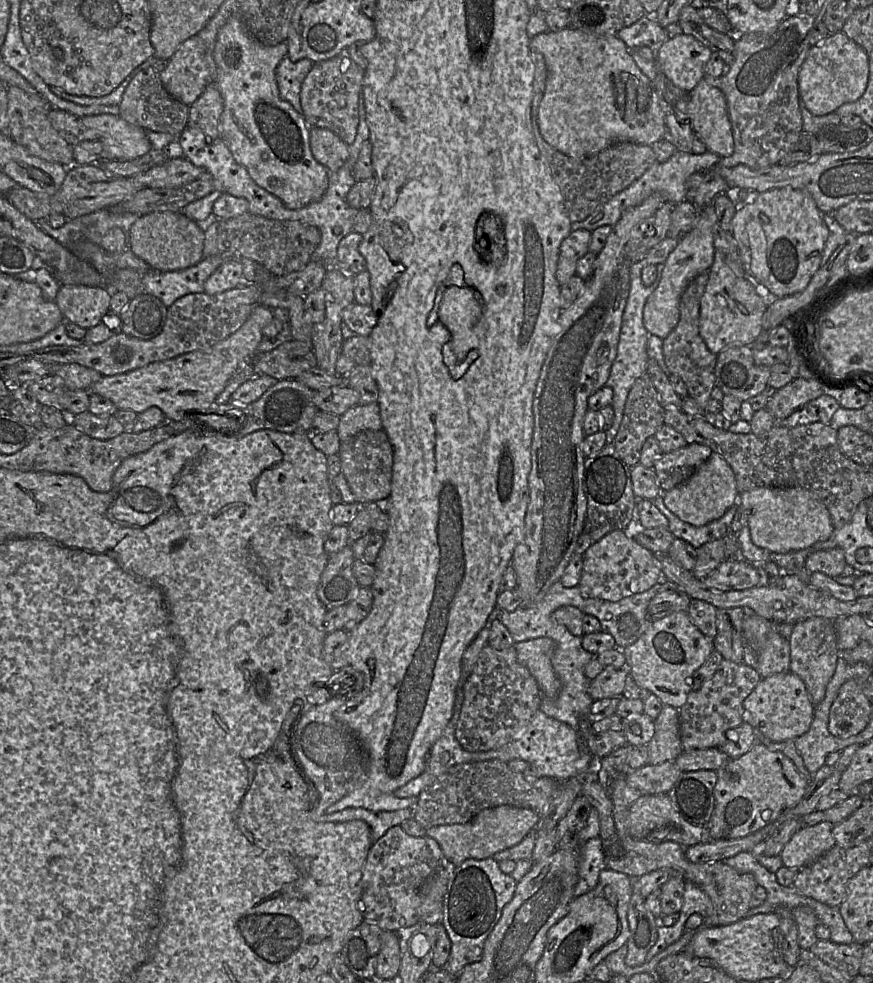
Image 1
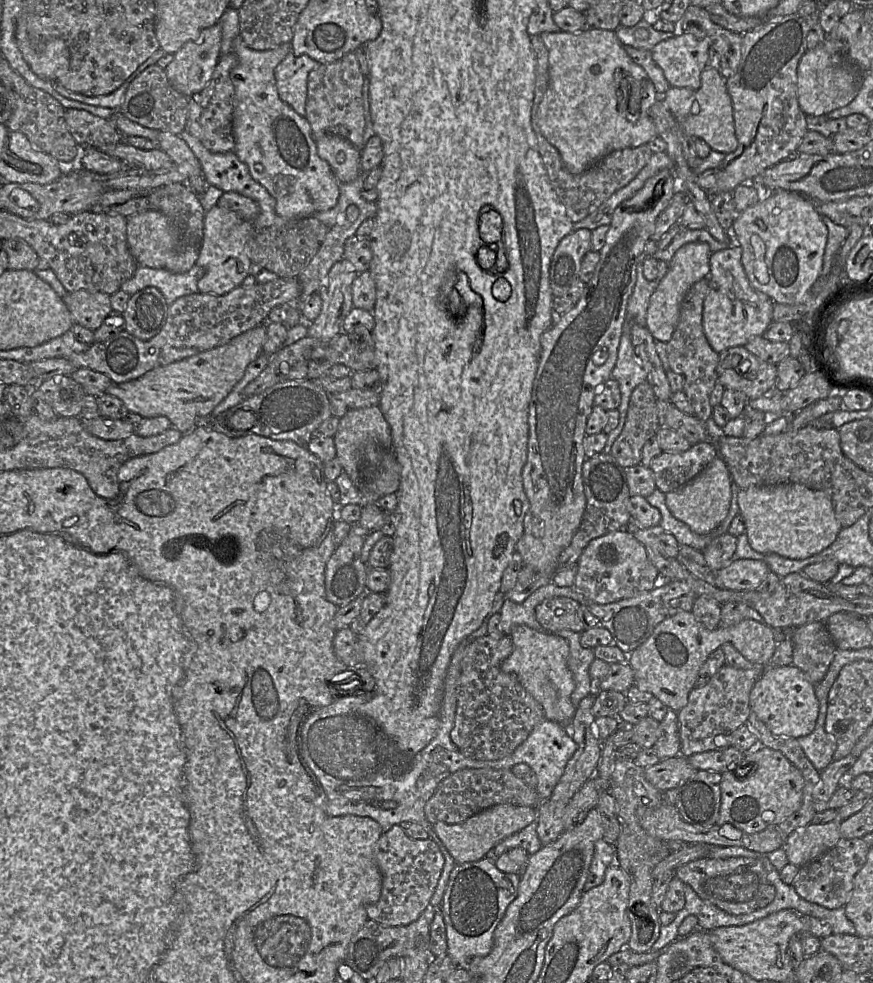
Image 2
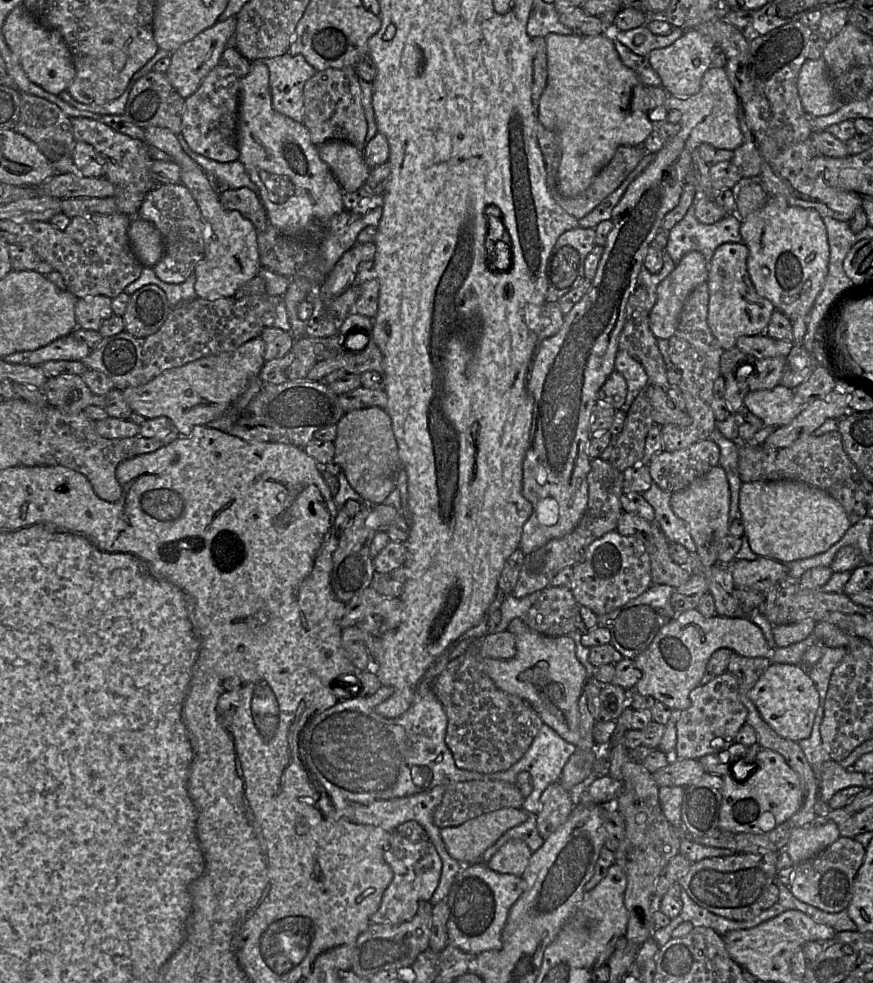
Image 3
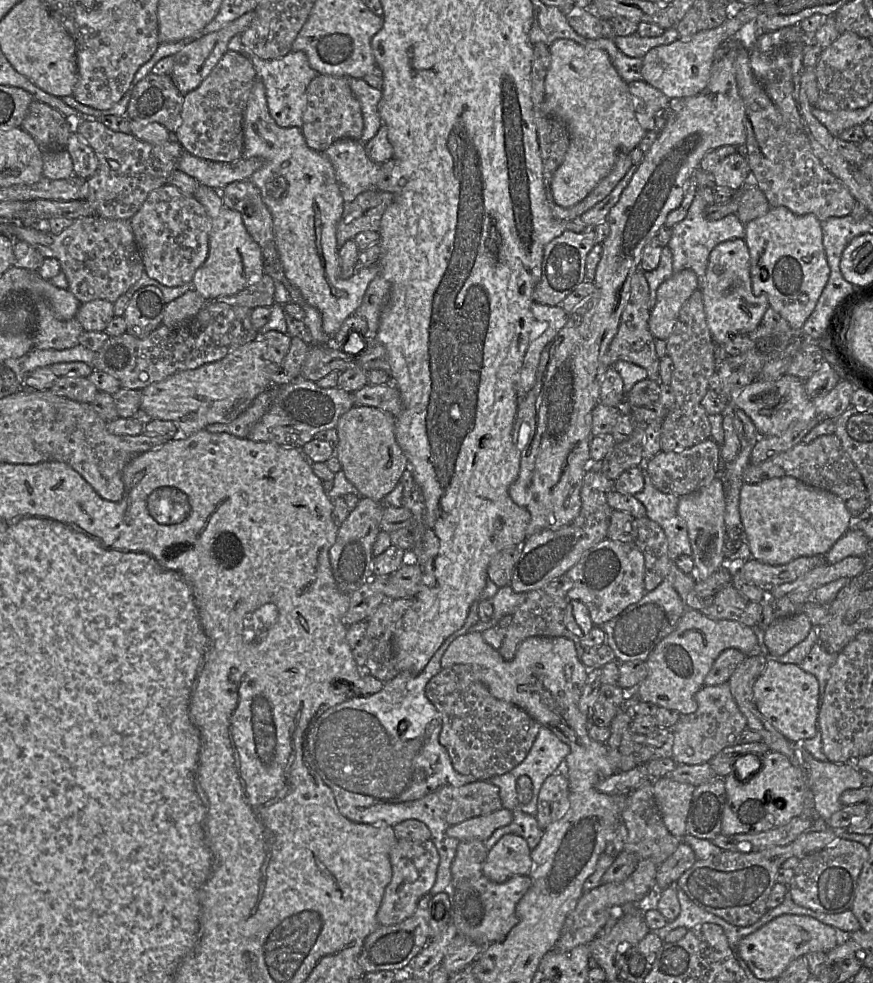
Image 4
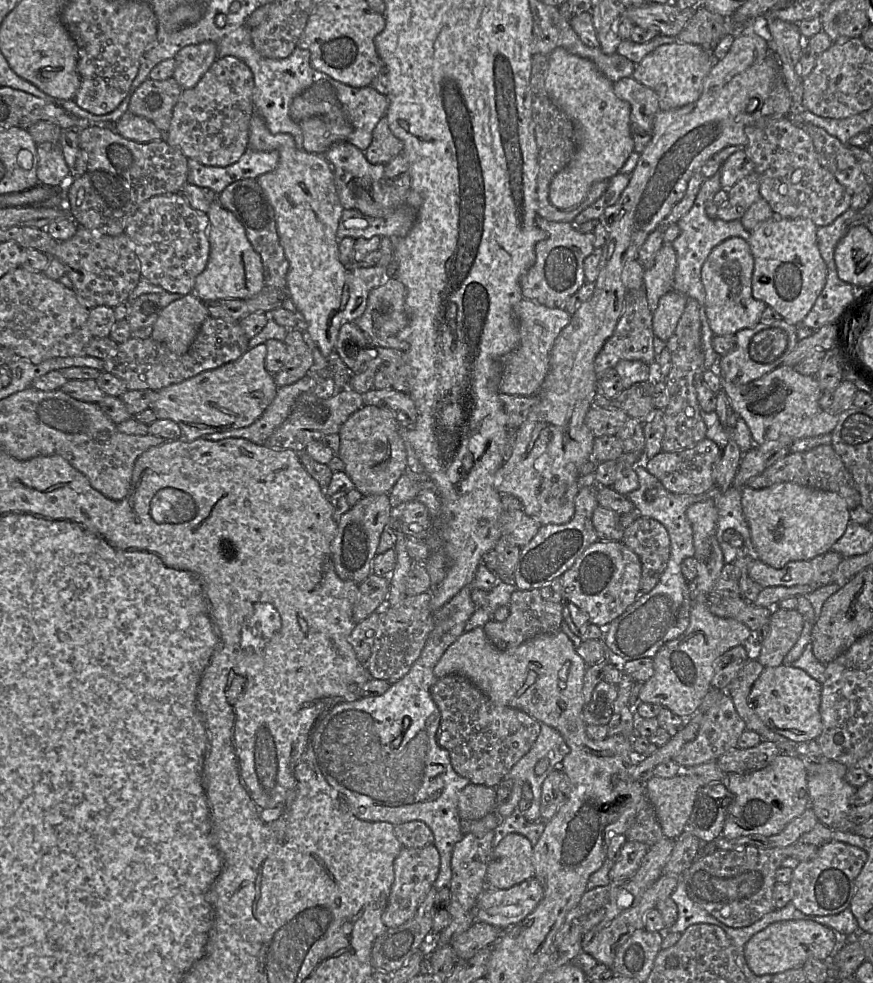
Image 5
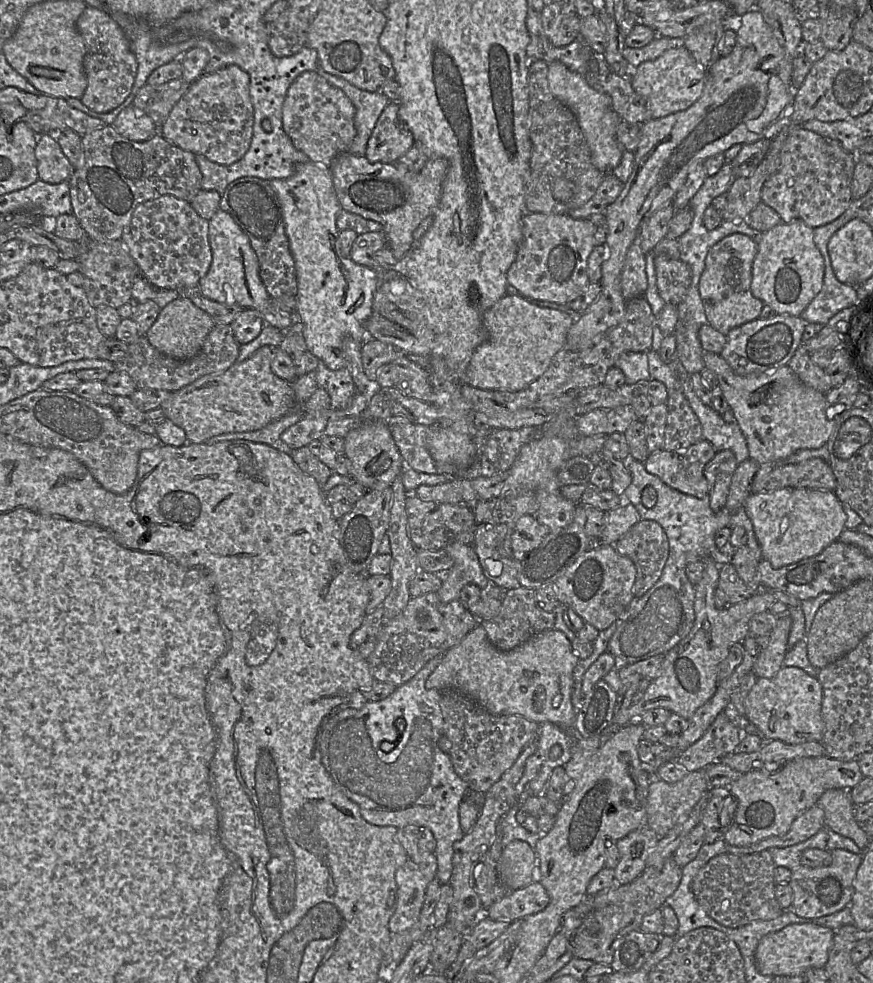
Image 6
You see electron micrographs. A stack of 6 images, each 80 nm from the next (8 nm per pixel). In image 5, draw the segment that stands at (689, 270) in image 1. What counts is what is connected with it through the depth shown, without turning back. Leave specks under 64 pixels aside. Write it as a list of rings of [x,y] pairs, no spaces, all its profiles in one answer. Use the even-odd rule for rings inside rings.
[[[675,290],[668,291],[659,299],[652,319],[655,336],[666,342],[673,335],[687,299],[686,295]]]

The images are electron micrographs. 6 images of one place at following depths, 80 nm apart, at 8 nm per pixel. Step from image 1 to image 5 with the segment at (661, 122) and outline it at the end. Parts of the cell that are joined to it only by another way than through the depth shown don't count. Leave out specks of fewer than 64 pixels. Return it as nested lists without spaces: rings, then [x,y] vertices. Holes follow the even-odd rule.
[[[557,47],[549,54],[548,65],[547,94],[573,123],[577,143],[571,161],[552,179],[549,199],[558,209],[570,210],[584,201],[593,184],[619,174],[634,151],[630,132],[631,107],[616,96],[613,82],[591,60]]]

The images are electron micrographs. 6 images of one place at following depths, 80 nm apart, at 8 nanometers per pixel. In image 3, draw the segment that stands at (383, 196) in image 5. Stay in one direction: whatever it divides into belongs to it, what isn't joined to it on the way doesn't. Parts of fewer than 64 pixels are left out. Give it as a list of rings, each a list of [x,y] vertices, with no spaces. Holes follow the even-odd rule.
[[[331,140],[318,146],[320,158],[330,167],[343,192],[352,193],[365,185],[371,168],[365,163],[363,147],[345,140]]]

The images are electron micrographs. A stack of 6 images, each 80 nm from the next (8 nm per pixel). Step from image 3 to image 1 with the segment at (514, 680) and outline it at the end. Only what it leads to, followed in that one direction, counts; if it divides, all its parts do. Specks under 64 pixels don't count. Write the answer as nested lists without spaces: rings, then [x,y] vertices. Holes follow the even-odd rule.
[[[546,637],[514,644],[519,663],[535,678],[542,696],[549,699],[557,698],[561,690],[551,662],[555,647],[556,643]]]

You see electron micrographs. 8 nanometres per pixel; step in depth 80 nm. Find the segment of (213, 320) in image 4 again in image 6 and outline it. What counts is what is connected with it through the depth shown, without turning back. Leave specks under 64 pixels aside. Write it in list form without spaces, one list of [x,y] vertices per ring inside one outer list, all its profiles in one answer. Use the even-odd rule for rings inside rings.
[[[215,324],[201,350],[190,359],[178,360],[169,357],[154,348],[146,336],[140,336],[134,343],[128,345],[127,354],[113,363],[116,371],[125,372],[133,379],[138,390],[157,389],[173,392],[202,376],[219,373],[231,367],[237,360],[240,346],[230,325]]]

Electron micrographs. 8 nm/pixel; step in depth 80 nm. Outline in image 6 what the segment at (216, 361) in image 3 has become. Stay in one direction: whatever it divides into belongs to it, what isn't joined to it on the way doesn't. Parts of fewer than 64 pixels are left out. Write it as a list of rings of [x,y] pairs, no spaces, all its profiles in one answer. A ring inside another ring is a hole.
[[[262,346],[243,362],[171,392],[160,408],[167,419],[185,431],[187,443],[203,443],[225,433],[259,430],[288,414],[296,405],[291,383],[277,377],[271,369],[272,356],[272,348]]]

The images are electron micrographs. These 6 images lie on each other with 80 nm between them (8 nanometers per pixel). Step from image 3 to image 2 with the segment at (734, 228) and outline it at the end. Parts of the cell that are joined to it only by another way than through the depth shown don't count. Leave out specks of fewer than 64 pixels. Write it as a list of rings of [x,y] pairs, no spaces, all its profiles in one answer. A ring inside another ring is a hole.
[[[678,222],[658,241],[658,249],[652,256],[657,260],[669,263],[676,251],[690,242],[706,242],[710,247],[711,253],[730,246],[739,246],[736,244],[735,237],[733,237],[732,226],[726,231],[728,233],[728,241],[720,242],[706,228],[689,229]]]

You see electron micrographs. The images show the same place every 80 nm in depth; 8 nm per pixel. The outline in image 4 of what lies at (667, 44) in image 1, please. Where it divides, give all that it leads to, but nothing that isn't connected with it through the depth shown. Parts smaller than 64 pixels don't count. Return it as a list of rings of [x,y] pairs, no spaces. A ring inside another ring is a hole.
[[[761,3],[737,6],[736,9],[730,11],[730,15],[724,23],[715,29],[704,30],[690,37],[679,38],[668,45],[653,47],[642,58],[642,80],[660,90],[669,99],[686,98],[700,93],[705,89],[710,79],[716,49],[722,42],[733,39],[736,32],[744,24],[758,16]]]

